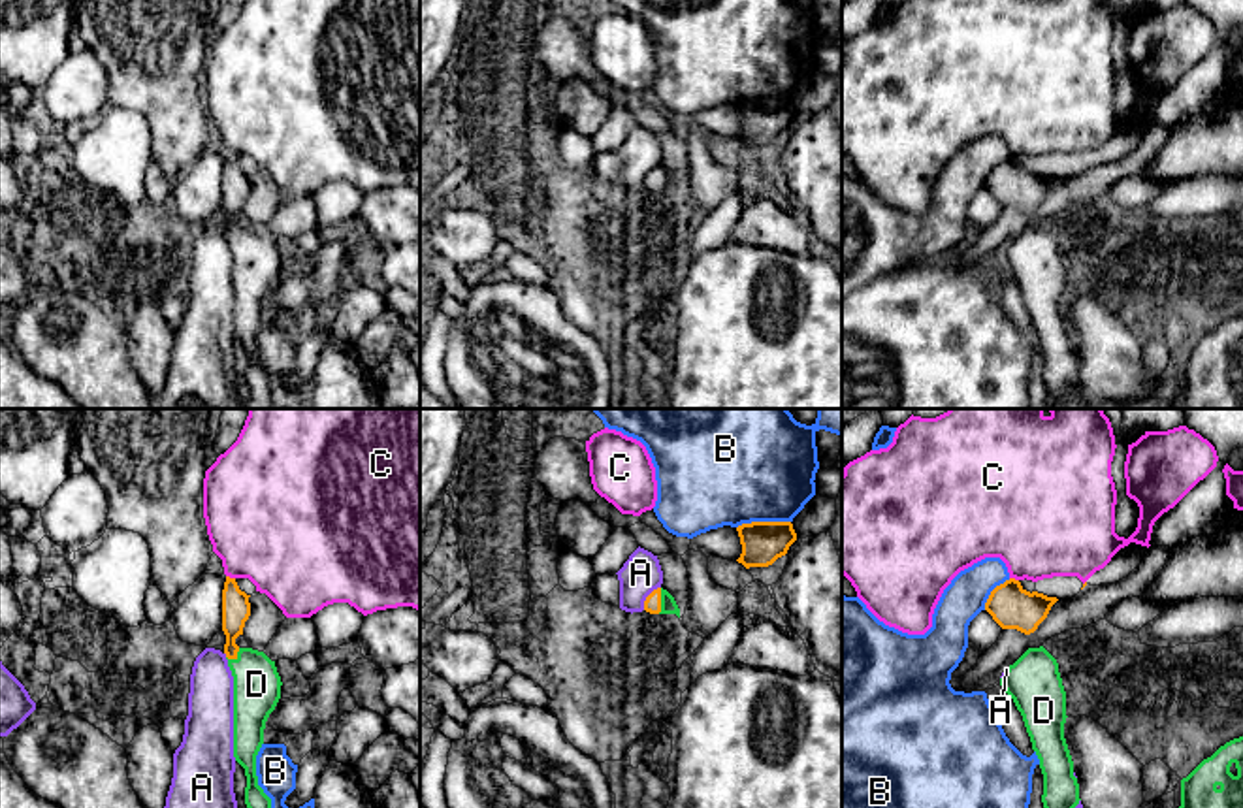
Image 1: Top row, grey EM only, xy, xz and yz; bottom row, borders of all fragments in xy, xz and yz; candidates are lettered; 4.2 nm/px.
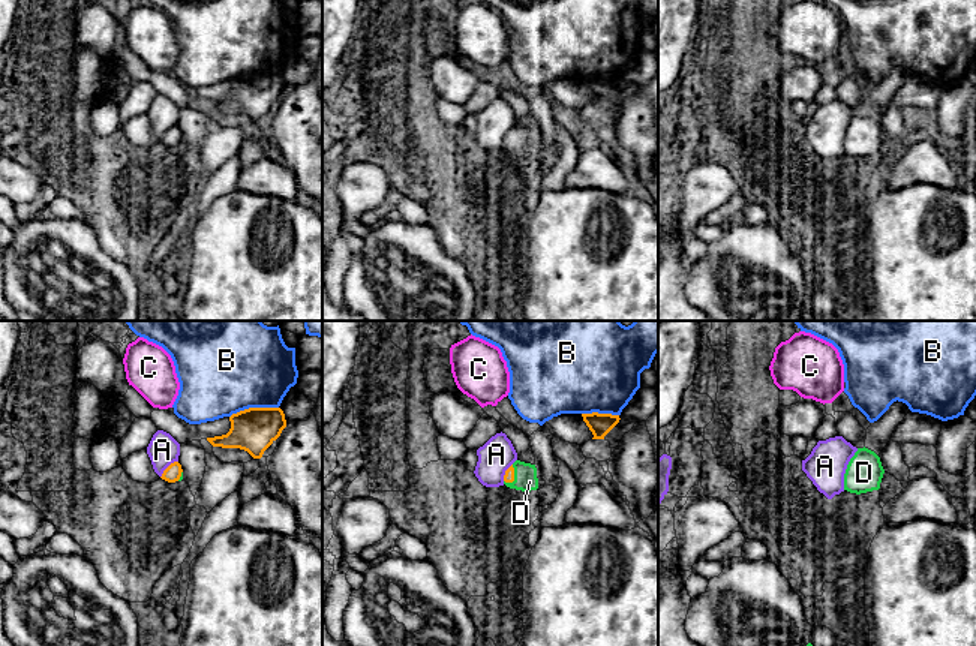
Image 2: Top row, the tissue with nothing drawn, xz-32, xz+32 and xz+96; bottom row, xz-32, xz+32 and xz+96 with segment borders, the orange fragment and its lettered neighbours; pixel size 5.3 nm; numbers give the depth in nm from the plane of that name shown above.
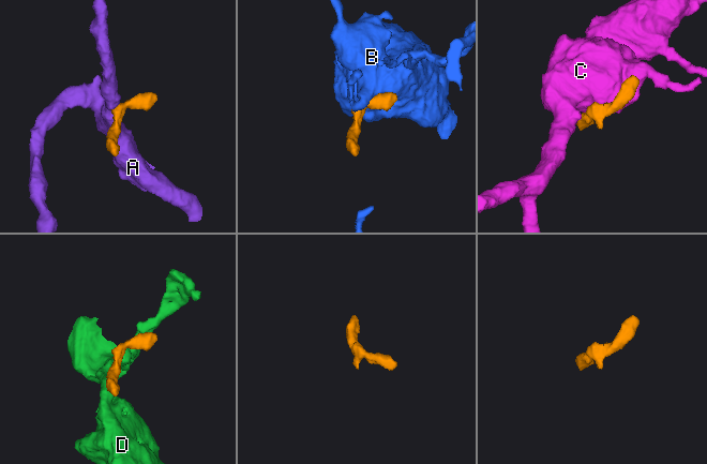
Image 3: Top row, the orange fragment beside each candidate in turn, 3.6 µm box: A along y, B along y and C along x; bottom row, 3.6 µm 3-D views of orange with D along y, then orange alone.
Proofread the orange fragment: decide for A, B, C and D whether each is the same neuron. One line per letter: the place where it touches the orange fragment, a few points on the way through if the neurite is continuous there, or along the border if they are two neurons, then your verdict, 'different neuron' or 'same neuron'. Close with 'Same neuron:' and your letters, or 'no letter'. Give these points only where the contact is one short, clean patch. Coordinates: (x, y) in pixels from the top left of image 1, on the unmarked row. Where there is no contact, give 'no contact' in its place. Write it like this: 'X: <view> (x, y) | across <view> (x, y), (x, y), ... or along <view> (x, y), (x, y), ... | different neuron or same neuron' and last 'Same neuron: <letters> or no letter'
A: xz (646, 176) | along xz (660, 164), (646, 176), (643, 187) | different neuron
B: xz (763, 100) | different neuron
C: xy (228, 155) | different neuron
D: xz (660, 179) | across xz (652, 181), (660, 179), (669, 183) | same neuron
Same neuron: D

